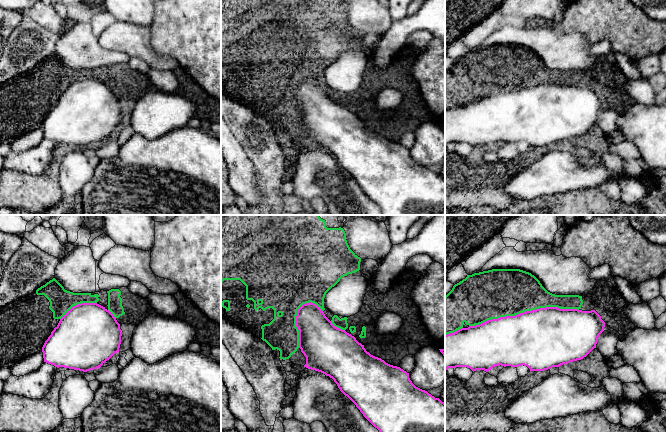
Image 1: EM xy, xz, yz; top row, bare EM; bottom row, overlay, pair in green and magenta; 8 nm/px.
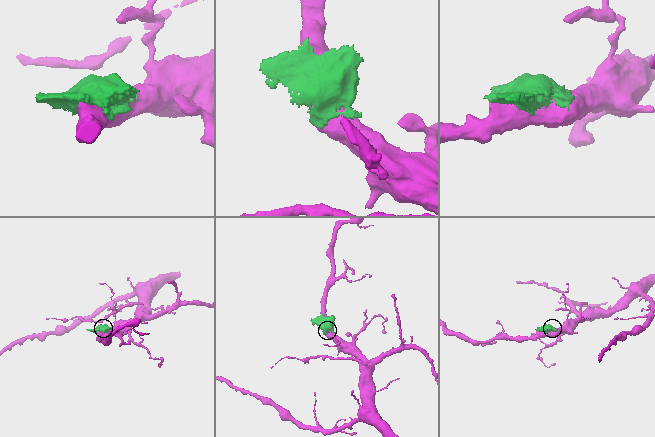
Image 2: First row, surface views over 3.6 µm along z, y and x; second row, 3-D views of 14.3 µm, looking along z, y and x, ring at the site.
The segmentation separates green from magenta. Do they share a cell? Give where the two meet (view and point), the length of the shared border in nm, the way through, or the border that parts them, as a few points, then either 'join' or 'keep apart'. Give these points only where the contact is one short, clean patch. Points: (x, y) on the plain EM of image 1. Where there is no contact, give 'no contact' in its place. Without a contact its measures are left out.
yz (523, 87) | 900 nm | keep apart

